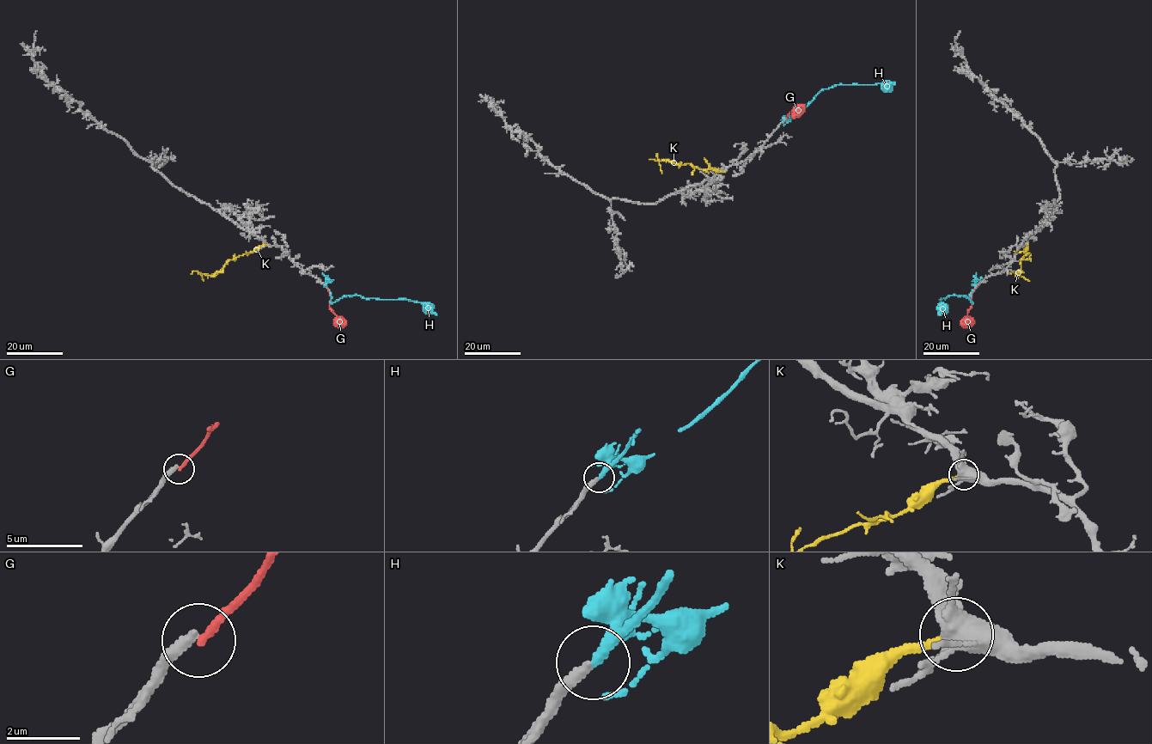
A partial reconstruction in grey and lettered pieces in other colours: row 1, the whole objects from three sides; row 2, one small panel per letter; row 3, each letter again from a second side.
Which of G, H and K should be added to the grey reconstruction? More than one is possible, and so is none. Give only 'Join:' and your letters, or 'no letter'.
Join: H

